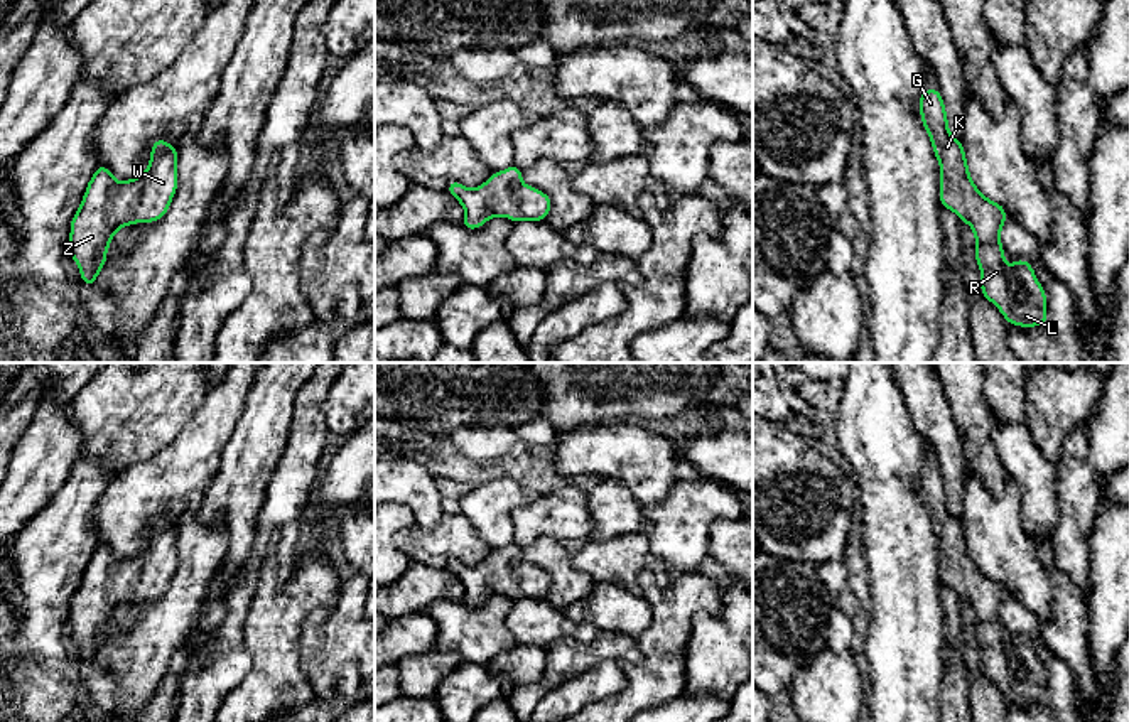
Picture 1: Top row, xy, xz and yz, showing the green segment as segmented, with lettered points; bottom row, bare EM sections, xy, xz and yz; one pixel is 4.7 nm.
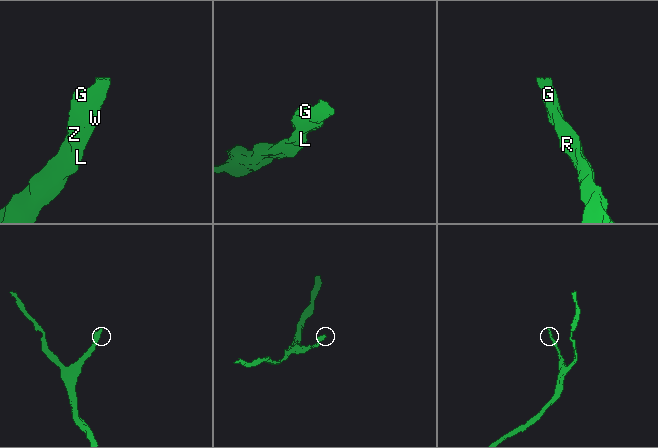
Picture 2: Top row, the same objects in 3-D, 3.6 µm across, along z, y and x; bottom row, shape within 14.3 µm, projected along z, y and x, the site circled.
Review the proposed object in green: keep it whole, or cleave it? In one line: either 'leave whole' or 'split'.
leave whole

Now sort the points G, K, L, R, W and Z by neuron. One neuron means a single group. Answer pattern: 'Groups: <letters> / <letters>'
Groups: G K L R W Z

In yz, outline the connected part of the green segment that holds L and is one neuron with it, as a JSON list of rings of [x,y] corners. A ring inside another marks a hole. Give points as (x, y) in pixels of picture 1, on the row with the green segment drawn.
[[[923,89],[918,103],[921,113],[923,127],[928,132],[928,138],[933,143],[933,154],[940,162],[940,206],[952,209],[962,223],[969,223],[975,234],[975,261],[982,273],[980,292],[991,300],[1004,315],[1007,324],[1016,324],[1021,327],[1046,326],[1046,294],[1041,283],[1036,280],[1033,267],[1029,261],[1016,260],[1009,265],[1004,260],[1004,251],[1001,245],[1001,229],[1006,221],[1006,209],[987,199],[979,192],[972,177],[969,174],[965,150],[962,142],[953,138],[948,130],[945,103],[938,89]],[[1007,268],[1013,268],[1018,283],[1021,285],[1024,297],[1018,299],[1013,290],[1011,277]]]

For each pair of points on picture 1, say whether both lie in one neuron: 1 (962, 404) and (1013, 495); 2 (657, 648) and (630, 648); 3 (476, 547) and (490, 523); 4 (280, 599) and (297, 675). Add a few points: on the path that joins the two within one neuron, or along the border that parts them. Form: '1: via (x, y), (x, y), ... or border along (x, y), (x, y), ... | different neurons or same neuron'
1: border along (971, 469), (994, 496), (1004, 493) | different neurons
2: border along (637, 638), (643, 658), (638, 663), (616, 662) | different neurons
3: border along (461, 513), (491, 550) | different neurons
4: via (280, 618), (280, 657) | same neuron

